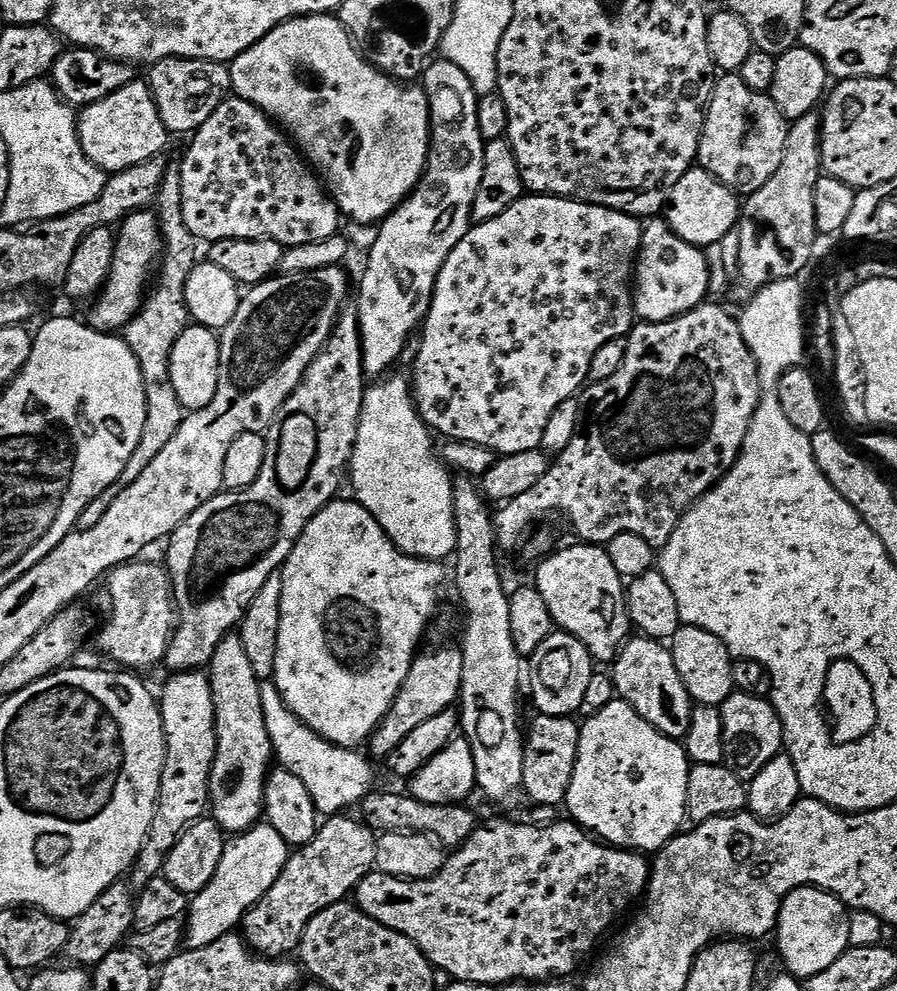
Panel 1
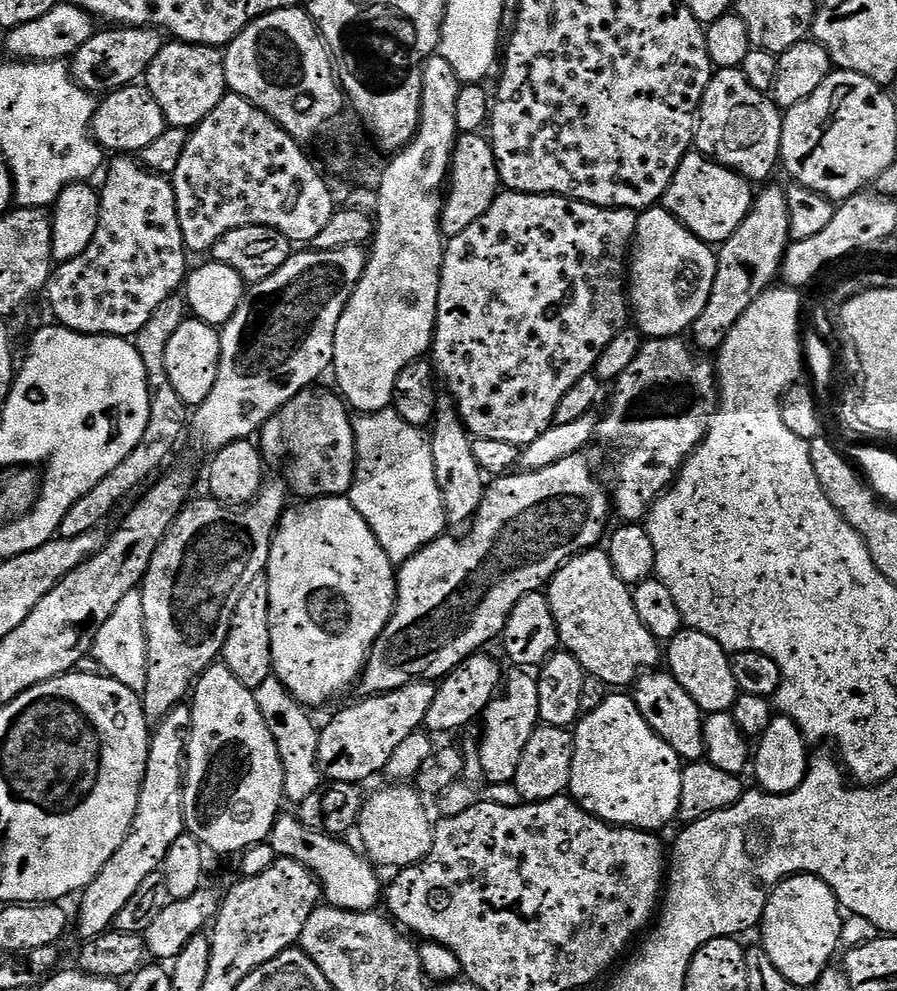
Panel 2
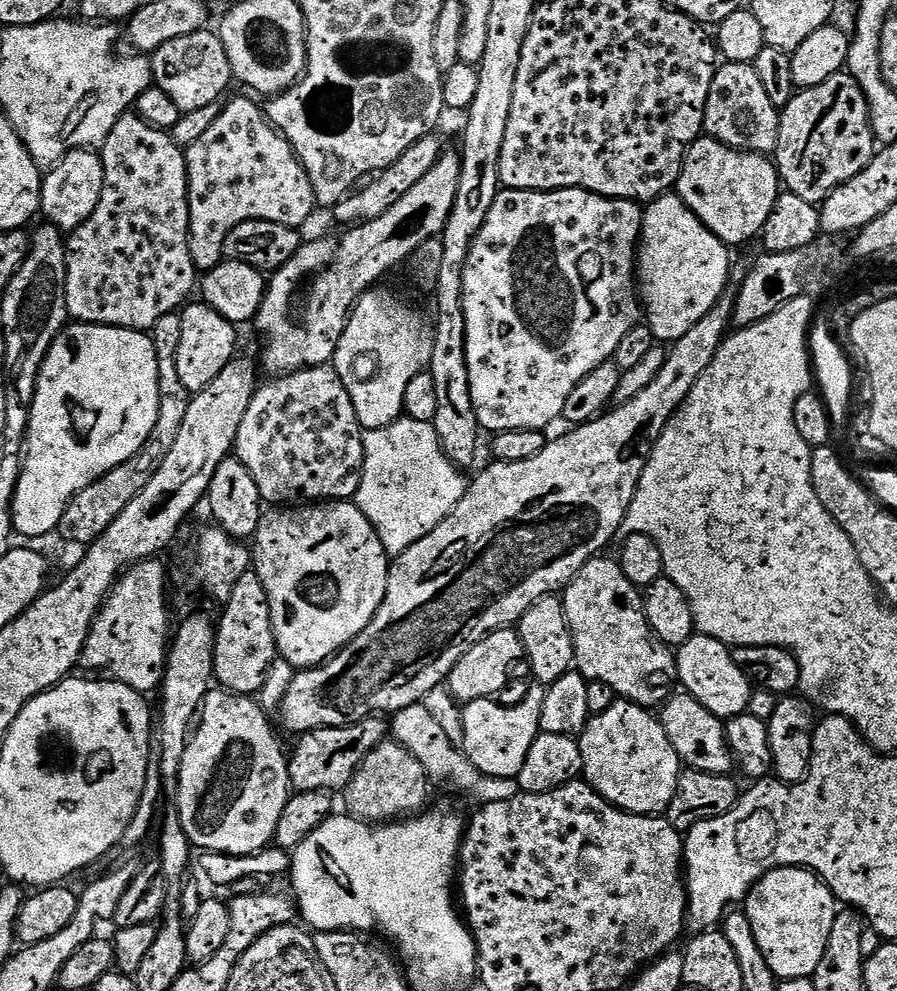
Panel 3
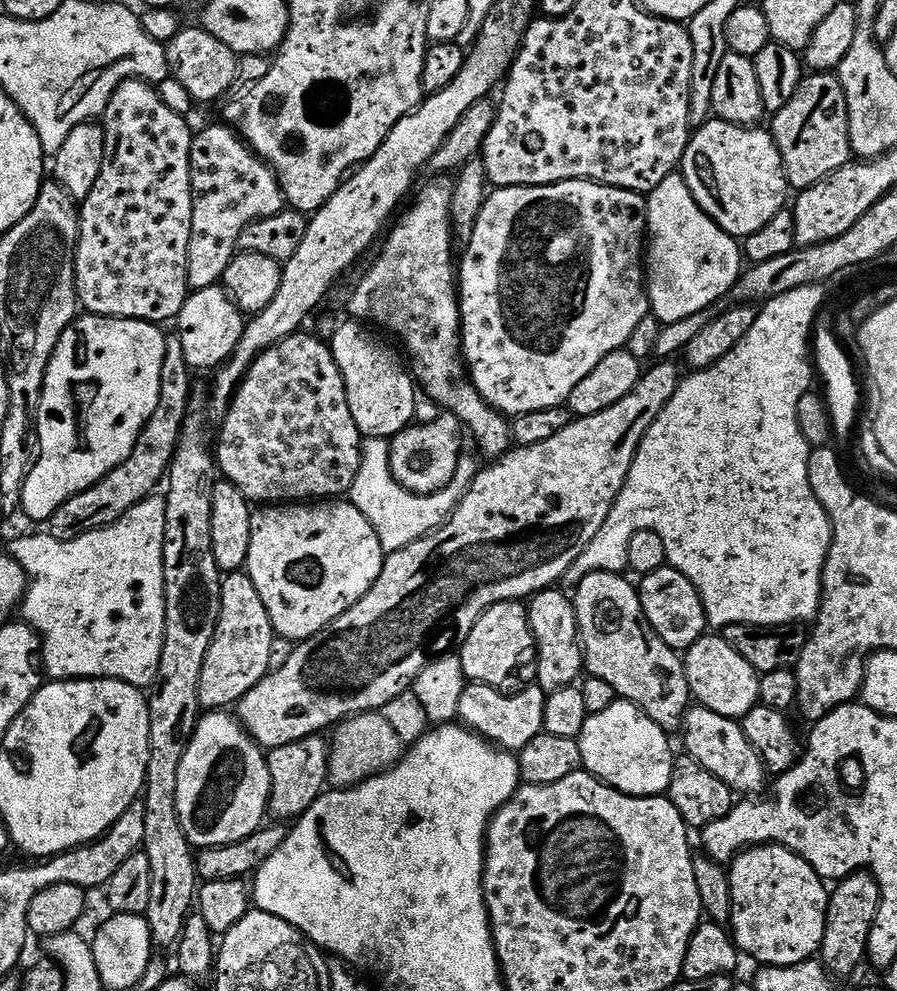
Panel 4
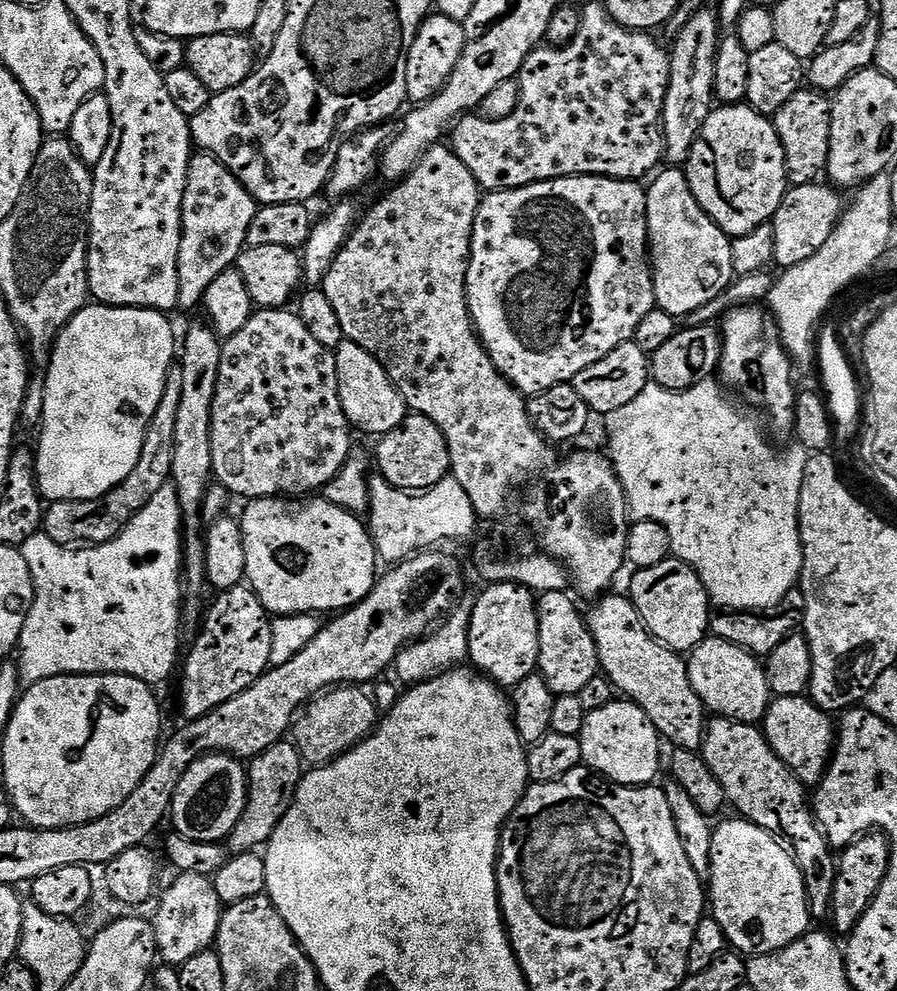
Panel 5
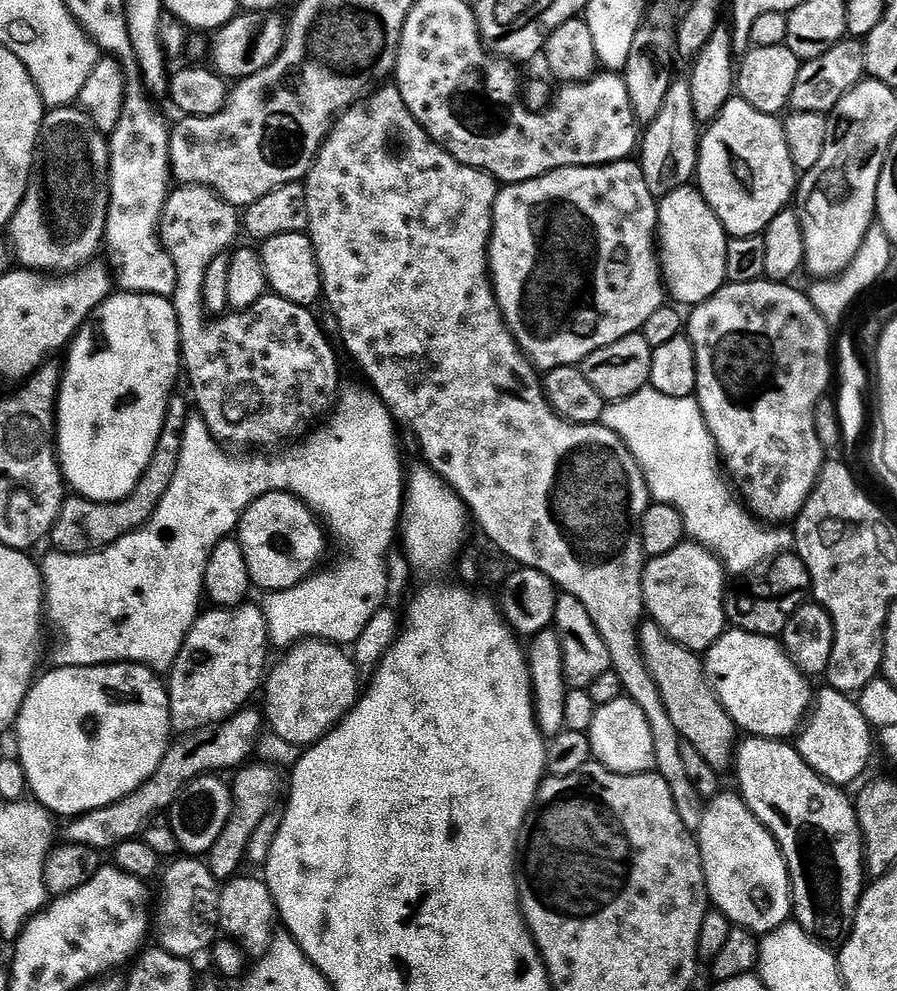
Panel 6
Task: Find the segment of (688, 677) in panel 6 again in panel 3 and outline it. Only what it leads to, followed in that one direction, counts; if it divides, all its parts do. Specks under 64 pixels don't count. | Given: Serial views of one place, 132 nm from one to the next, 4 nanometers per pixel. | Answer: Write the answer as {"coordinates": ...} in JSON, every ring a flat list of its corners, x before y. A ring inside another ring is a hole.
{"coordinates":[[593,558,563,589,564,613,574,638,576,647,575,667,589,682,600,680,616,691,617,697,625,696,636,704,645,704,645,709,652,710,655,704,664,700,664,691,677,683,676,658,673,649,656,637,656,631,648,625,644,614,644,602,641,589,626,578,615,559,600,560]]}

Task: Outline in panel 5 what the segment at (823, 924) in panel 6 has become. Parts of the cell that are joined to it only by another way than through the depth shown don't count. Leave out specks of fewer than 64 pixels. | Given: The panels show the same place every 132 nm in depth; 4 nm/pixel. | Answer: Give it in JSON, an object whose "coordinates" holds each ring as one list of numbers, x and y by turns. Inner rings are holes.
{"coordinates":[[723,718,713,721,706,728,702,755,714,770,718,782,722,782,728,804,736,807,741,817,762,826,791,845,796,865,802,870,808,887,812,915,816,918,827,917,832,910,838,856,816,823,809,793,808,796,804,793,807,792,805,784,782,762,782,758,776,756,776,751,756,724,741,724,739,720]]}

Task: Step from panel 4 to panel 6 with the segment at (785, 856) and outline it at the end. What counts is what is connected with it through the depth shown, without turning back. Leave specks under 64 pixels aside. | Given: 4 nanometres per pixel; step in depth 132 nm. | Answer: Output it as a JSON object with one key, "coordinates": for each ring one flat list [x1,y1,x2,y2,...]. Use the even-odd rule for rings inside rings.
{"coordinates":[[721,791,719,796,707,801,700,813,698,833,700,861,704,867,704,887,709,901,714,903,715,911,726,914,731,924,753,934,772,932,778,926,789,923,793,915,792,883,788,877,788,867,782,850,774,837,749,808,744,805,735,791]]}

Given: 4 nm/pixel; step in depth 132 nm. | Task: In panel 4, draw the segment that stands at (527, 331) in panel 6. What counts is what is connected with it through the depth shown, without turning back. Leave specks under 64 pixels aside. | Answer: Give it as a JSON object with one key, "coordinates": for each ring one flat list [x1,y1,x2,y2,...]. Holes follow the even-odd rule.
{"coordinates":[[567,180,547,184,541,188,498,188,489,191,474,234,463,249,464,257,458,260,458,295,460,298,460,327,466,345,462,360,473,386,492,408,503,412,505,417,515,418,522,414,534,414,534,410,550,410,568,403,568,395,606,358,606,354,619,352,634,334,638,322,650,314,646,287,646,233,648,230,648,202,641,193,625,188,612,188,608,184,596,184,592,180]]}

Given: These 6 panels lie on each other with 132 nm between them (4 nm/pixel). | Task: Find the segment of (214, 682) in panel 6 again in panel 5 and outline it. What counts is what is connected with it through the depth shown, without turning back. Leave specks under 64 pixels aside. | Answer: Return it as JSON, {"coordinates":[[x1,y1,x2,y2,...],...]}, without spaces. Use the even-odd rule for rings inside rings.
{"coordinates":[[241,586,231,588,219,593,215,597,217,600,211,601,207,609,204,623,200,626,200,631,195,633,192,650,187,651,182,662,182,672,184,677,180,680,180,706,184,710,185,721,197,720,206,714,210,714,218,706,230,702,242,690,246,690,250,685,256,683,256,679,263,676,270,667,270,646,272,645,272,620,270,614,262,606,262,602,256,597,251,587]]}

